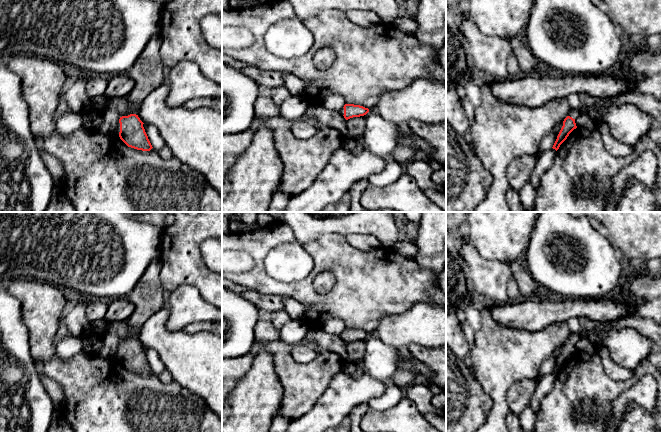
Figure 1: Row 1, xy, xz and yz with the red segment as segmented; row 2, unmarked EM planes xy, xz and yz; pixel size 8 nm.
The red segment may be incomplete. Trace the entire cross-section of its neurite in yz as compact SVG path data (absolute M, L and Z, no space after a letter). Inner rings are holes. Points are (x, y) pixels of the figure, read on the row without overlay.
M627 316L610 323L596 322L595 328L587 331L580 330L578 333L570 335L569 339L563 345L563 350L552 372L557 375L569 358L577 352L575 344L581 338L589 337L591 334L601 337L604 332L622 328L633 328L637 330L654 343L655 350L661 351L661 325L647 317Z

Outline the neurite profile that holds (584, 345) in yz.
M588 337L581 338L576 344L575 344L577 351L587 352L590 355L594 355L597 353L597 347L595 347L590 341Z

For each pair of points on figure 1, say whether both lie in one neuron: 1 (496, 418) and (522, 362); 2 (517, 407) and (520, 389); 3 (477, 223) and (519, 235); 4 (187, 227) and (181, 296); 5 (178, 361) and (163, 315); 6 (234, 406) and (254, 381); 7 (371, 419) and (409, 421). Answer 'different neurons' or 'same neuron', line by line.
1: same neuron
2: same neuron
3: same neuron
4: different neurons
5: same neuron
6: same neuron
7: same neuron

